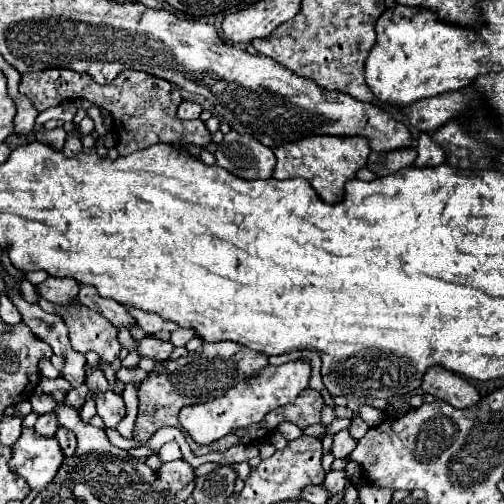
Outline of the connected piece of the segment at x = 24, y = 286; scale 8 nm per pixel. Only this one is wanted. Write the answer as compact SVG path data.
M22 279L18 289L20 289L20 295L24 295L24 299L30 299L32 303L38 303L38 293L36 293L36 287L34 287L28 279Z

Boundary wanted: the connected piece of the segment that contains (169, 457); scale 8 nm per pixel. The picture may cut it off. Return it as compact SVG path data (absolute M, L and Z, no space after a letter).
M170 441L165 443L158 452L162 463L182 459L182 453L177 443Z

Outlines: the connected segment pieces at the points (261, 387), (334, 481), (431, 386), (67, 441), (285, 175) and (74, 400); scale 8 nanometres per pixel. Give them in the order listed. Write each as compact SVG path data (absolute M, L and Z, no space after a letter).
M306 359L290 361L290 363L284 363L278 367L270 365L270 371L264 369L260 373L252 375L250 379L234 385L232 389L228 389L222 397L218 397L214 401L196 403L196 405L188 405L188 407L180 409L178 421L198 445L210 445L240 427L260 423L268 411L294 401L298 397L298 393L308 387L308 379L310 379L310 363Z
M332 469L332 471L326 475L324 487L328 487L328 489L334 491L334 493L342 493L342 489L346 487L346 483L348 483L346 471L344 471L344 469L340 469L340 471L334 471L334 469Z
M432 367L428 371L428 375L424 375L422 391L448 401L456 409L472 407L482 399L478 389L472 383L468 383L464 377L450 373L446 369L440 369L440 367L438 369Z
M58 427L56 435L54 435L62 447L62 453L64 455L74 455L74 449L76 449L76 435L70 433L70 429L64 429L64 427Z
M316 135L306 137L300 141L290 141L278 145L276 151L276 167L272 177L274 179L294 179L304 177L316 195L324 199L324 203L336 203L344 197L344 183L362 169L370 155L370 145L364 137L334 137L334 135Z
M82 383L80 387L68 391L64 403L66 403L68 407L74 407L74 409L80 413L80 409L82 409L82 405L84 405L84 401L86 401L86 395L88 395L88 387L86 387L86 383Z

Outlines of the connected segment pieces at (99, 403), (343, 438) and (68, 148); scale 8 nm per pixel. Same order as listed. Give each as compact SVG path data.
M106 391L96 397L96 411L102 417L102 421L106 423L106 427L116 427L122 421L126 407L124 407L124 401L120 395Z
M344 429L344 431L340 431L340 433L334 435L334 445L332 445L334 457L346 459L352 453L354 447L356 447L356 439L352 439L352 435L348 433L348 429Z
M68 133L66 135L66 145L64 145L64 153L68 155L68 157L74 157L76 153L80 153L82 151L82 141L80 141L82 137L78 135L78 133Z

